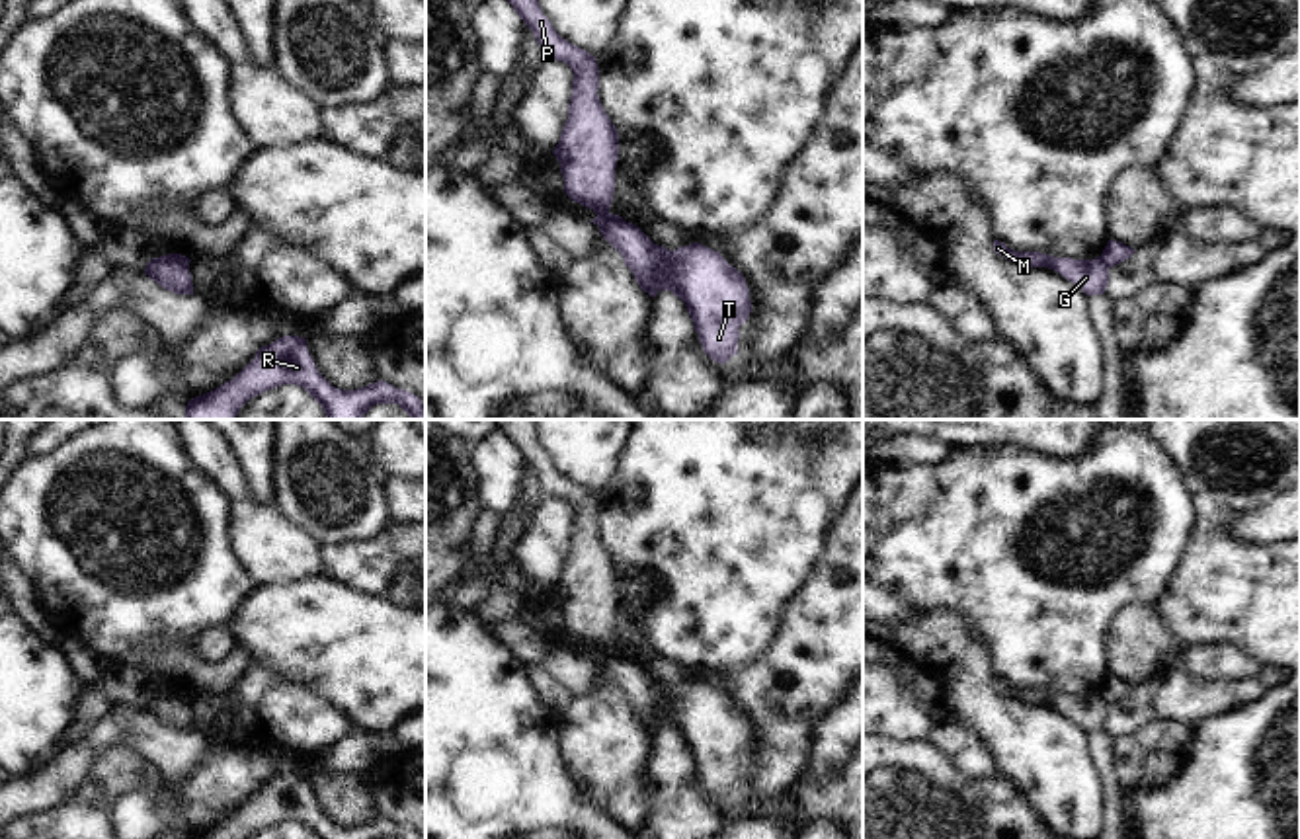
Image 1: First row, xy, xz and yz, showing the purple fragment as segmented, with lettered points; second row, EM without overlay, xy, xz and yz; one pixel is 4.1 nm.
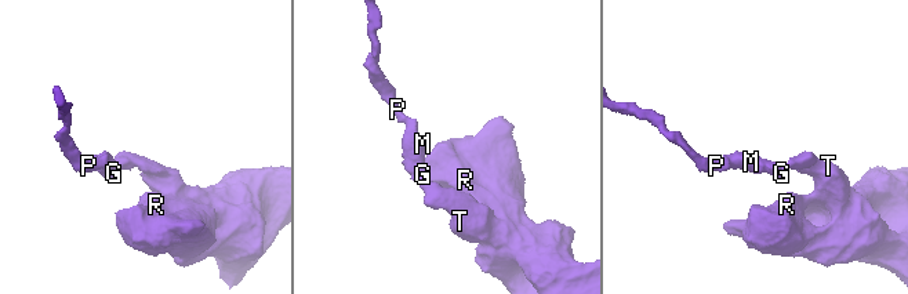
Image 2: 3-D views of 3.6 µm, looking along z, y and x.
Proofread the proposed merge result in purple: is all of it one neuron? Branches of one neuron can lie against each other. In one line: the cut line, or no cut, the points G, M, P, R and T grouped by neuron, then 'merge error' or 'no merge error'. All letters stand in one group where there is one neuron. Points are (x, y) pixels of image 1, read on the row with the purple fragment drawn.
cut in xz along (621, 219), (600, 227); G M P / R T; merge error

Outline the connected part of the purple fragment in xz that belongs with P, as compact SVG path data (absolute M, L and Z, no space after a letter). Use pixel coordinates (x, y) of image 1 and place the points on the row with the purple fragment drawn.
M539 0L508 2L533 31L541 59L562 60L574 72L568 119L552 150L560 162L566 195L591 209L597 217L589 222L597 226L623 220L623 217L609 213L619 160L619 133L597 96L599 66L595 57L562 39L543 14Z

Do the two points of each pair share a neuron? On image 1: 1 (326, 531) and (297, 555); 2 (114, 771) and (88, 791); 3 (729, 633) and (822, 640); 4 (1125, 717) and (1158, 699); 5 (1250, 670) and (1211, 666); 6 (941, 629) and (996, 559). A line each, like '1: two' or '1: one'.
1: two
2: one
3: two
4: one
5: one
6: two

